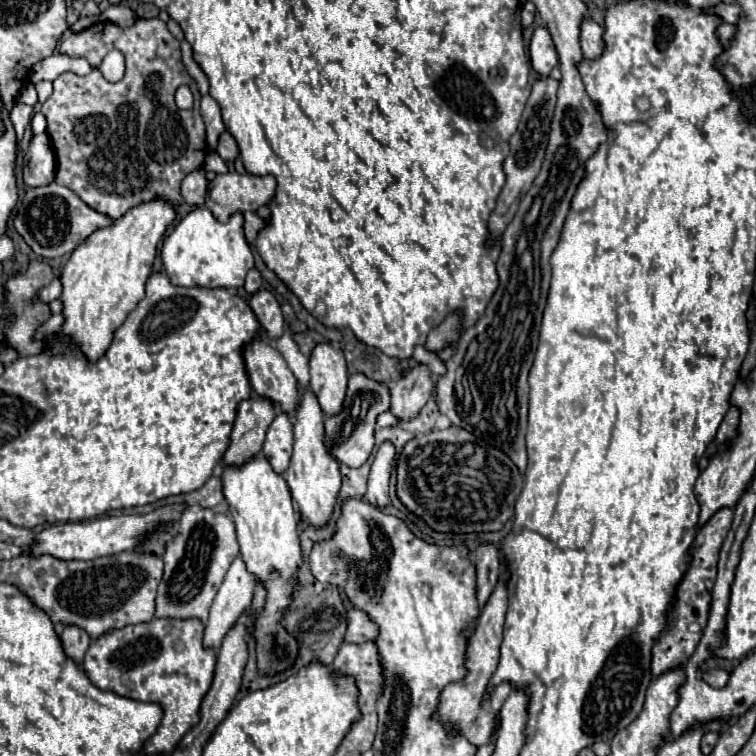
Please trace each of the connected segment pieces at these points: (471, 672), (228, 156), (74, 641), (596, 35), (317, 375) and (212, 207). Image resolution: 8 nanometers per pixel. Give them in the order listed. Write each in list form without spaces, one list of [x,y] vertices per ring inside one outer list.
[[[500,558],[502,564],[502,574],[500,574],[500,582],[496,584],[494,592],[490,594],[490,598],[484,604],[484,610],[478,616],[478,624],[474,630],[474,636],[470,638],[470,646],[468,646],[468,676],[458,682],[458,684],[448,684],[440,696],[440,706],[438,706],[438,720],[444,722],[454,722],[456,730],[462,732],[472,744],[476,746],[484,746],[492,742],[494,736],[494,728],[496,728],[496,714],[500,710],[500,706],[504,704],[504,700],[508,698],[512,684],[510,682],[502,682],[498,684],[490,698],[484,700],[484,694],[488,690],[488,682],[490,676],[496,672],[496,664],[498,664],[498,656],[500,656],[500,644],[502,644],[502,626],[504,626],[504,614],[508,608],[508,590],[506,590],[506,582],[510,578],[510,572],[506,568],[506,558]]]
[[[222,132],[222,134],[220,134],[216,152],[218,152],[220,158],[226,160],[226,162],[234,162],[234,158],[240,154],[240,152],[238,152],[238,144],[236,144],[236,140],[232,138],[230,132]]]
[[[74,624],[64,628],[60,640],[62,640],[62,644],[64,644],[64,652],[66,652],[76,664],[80,664],[80,662],[84,660],[84,654],[86,654],[86,650],[88,650],[90,642],[92,642],[92,638],[88,636],[88,632],[84,632],[82,628],[78,628],[78,626],[74,626]]]
[[[586,18],[582,24],[582,36],[580,36],[580,44],[582,44],[582,52],[586,60],[594,60],[600,58],[604,52],[604,28],[598,26],[592,18]]]
[[[316,344],[310,356],[310,388],[318,396],[320,408],[326,416],[334,416],[340,412],[344,394],[346,394],[346,382],[348,382],[348,370],[346,370],[346,360],[344,352],[332,344]]]
[[[226,172],[218,174],[208,188],[206,208],[218,222],[226,222],[232,212],[254,212],[268,204],[276,190],[274,176],[254,176]]]

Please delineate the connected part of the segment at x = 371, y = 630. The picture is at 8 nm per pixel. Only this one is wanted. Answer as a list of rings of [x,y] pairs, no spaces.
[[[348,606],[346,610],[348,628],[344,634],[344,642],[360,642],[360,640],[374,640],[376,638],[376,624],[364,616],[364,612]]]

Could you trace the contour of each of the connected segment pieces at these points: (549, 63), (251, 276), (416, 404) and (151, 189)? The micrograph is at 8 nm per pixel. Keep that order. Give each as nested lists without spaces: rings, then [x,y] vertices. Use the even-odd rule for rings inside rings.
[[[538,26],[534,30],[528,52],[530,52],[532,68],[542,76],[548,76],[550,70],[554,66],[558,66],[558,56],[556,56],[556,48],[552,44],[550,32],[546,28],[542,28],[542,26]]]
[[[252,268],[252,270],[248,272],[248,276],[246,276],[246,282],[244,282],[244,290],[246,290],[248,294],[254,294],[254,292],[258,292],[258,290],[260,290],[260,284],[262,284],[260,272],[258,272],[256,268]]]
[[[418,364],[390,388],[392,396],[390,410],[402,420],[410,420],[430,400],[432,390],[434,390],[434,376],[430,368],[426,364]]]
[[[138,18],[128,28],[120,28],[112,22],[96,22],[84,28],[82,34],[66,34],[60,40],[58,52],[70,58],[86,58],[92,66],[98,66],[112,48],[118,48],[126,58],[126,72],[122,80],[116,84],[108,82],[98,70],[92,70],[86,76],[64,72],[54,80],[54,94],[42,104],[42,114],[46,116],[46,132],[56,154],[56,182],[78,194],[92,210],[116,220],[128,208],[156,196],[170,200],[174,206],[180,204],[180,182],[186,174],[202,168],[208,148],[206,126],[200,116],[200,92],[180,60],[180,42],[168,32],[166,22],[158,18]],[[182,84],[190,86],[194,94],[194,106],[190,110],[180,110],[174,104],[174,92]]]

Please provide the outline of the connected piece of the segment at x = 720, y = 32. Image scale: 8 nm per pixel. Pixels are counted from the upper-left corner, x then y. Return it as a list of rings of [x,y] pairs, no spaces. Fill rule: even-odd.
[[[720,24],[718,28],[716,28],[716,38],[726,46],[726,44],[730,44],[730,40],[732,40],[732,36],[734,36],[734,26],[732,24]]]

